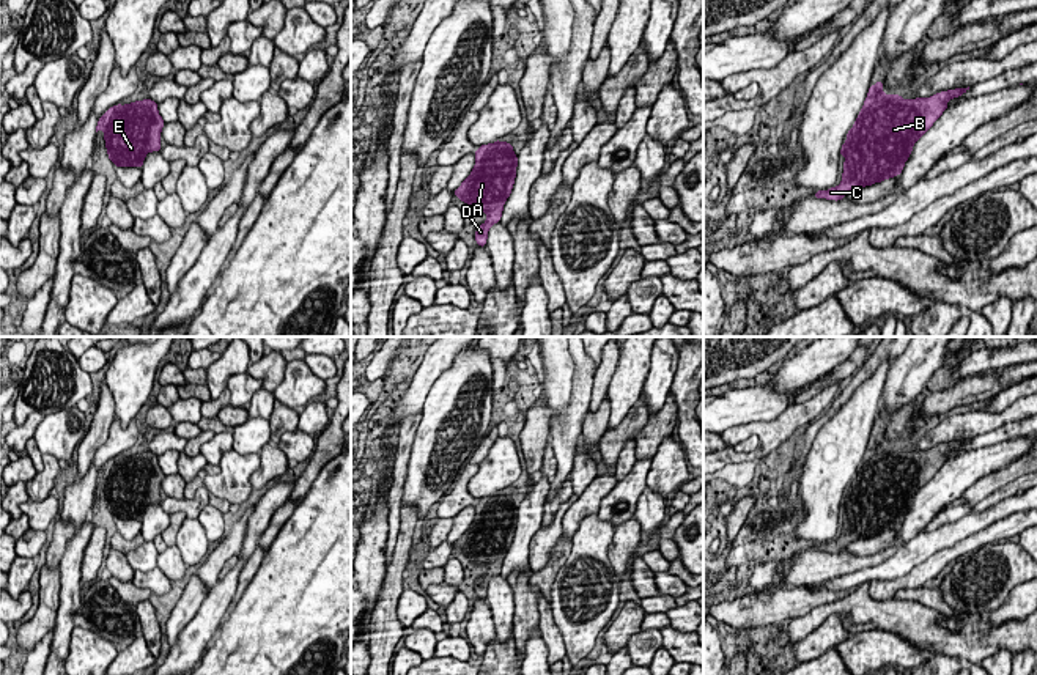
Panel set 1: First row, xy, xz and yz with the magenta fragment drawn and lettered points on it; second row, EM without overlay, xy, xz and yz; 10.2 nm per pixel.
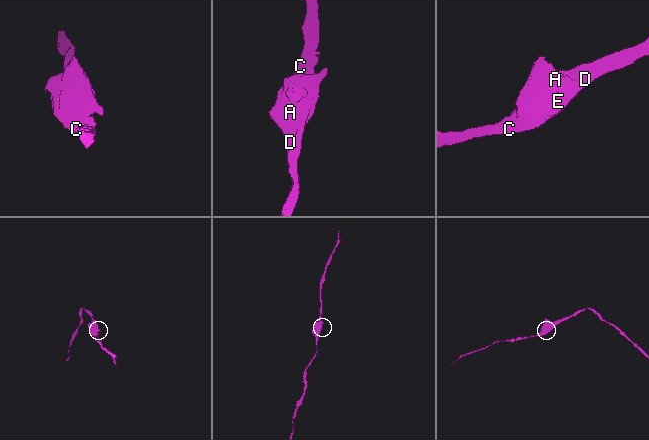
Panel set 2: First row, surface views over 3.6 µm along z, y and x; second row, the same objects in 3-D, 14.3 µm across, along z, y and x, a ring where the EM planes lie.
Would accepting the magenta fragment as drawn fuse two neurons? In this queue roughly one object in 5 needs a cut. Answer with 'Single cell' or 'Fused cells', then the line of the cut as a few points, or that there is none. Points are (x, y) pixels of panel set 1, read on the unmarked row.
Single cell. No split

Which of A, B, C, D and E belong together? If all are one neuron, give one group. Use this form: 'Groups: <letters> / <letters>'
Groups: A B C D E

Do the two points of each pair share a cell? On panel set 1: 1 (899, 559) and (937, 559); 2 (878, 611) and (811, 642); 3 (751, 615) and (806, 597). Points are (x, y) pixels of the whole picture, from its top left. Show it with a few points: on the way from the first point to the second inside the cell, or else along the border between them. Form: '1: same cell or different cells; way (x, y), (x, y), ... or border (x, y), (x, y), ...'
1: different cells; border (960, 542), (935, 551), (896, 578)
2: different cells; border (855, 633), (842, 615), (830, 615), (809, 634)
3: same cell; way (765, 609), (792, 603)

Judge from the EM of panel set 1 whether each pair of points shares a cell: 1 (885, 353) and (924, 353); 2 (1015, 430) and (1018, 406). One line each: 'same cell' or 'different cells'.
1: different cells
2: different cells

